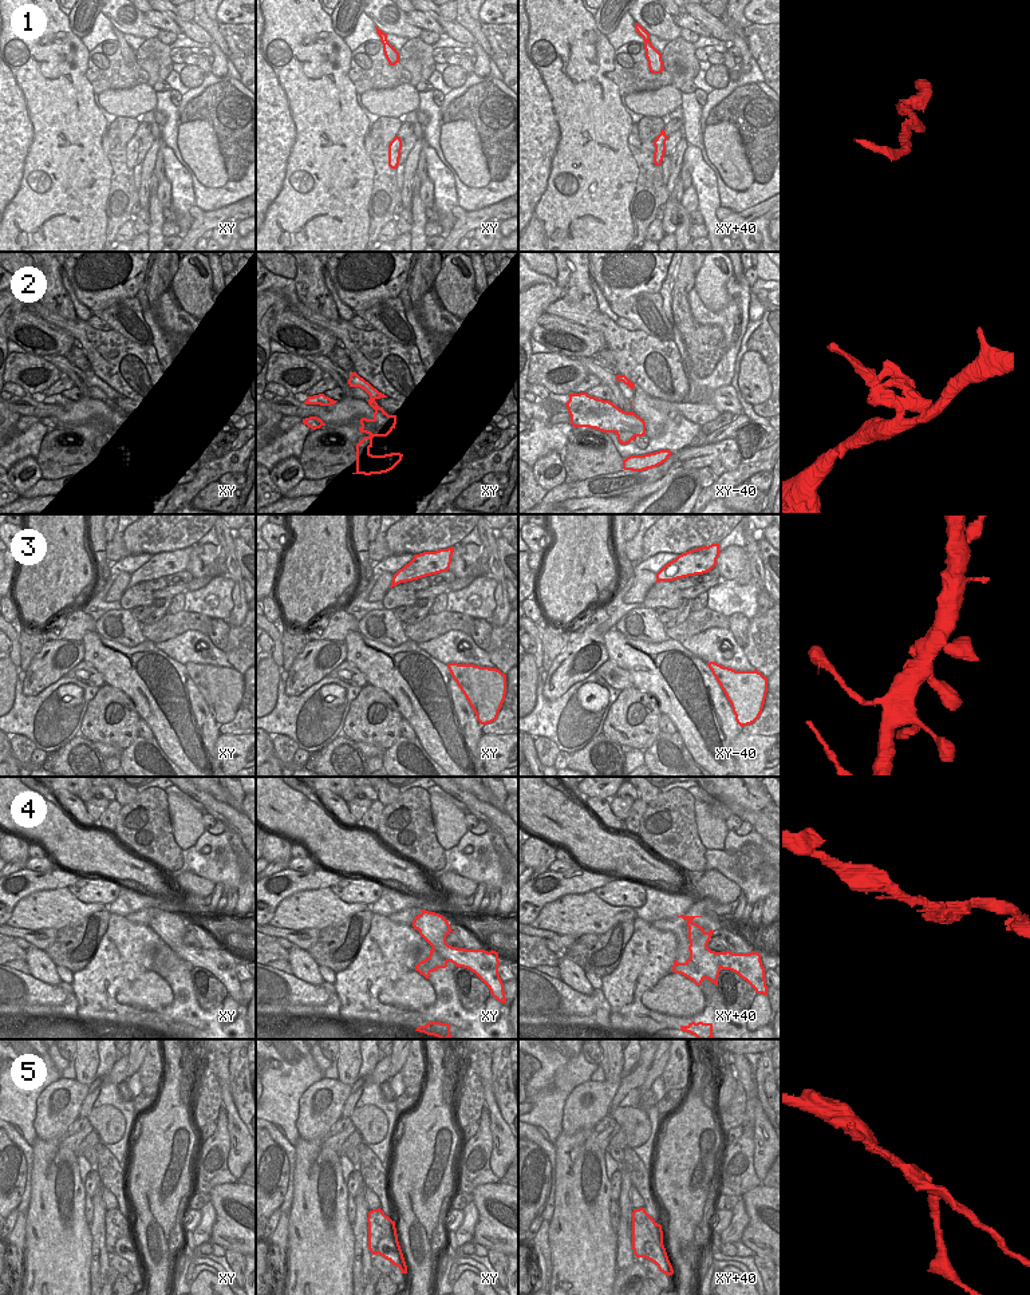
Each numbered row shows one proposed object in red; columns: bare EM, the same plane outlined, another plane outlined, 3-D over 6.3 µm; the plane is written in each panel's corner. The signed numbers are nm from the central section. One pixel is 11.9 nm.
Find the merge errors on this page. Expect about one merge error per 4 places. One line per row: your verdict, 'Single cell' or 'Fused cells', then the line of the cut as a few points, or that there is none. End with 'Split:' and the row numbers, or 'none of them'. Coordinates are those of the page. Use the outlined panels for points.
1: Single cell. No split
2: Single cell. No split
3: Single cell. No split
4: Fused cells. Split along xy+40 (706, 944), (705, 950), (717, 958), (721, 967)
5: Fused cells. Split along xy+40 (662, 1243), (647, 1243), (642, 1256)
Split: 4, 5

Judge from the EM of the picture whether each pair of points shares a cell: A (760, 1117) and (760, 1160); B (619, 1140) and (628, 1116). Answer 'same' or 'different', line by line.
A: same
B: different

